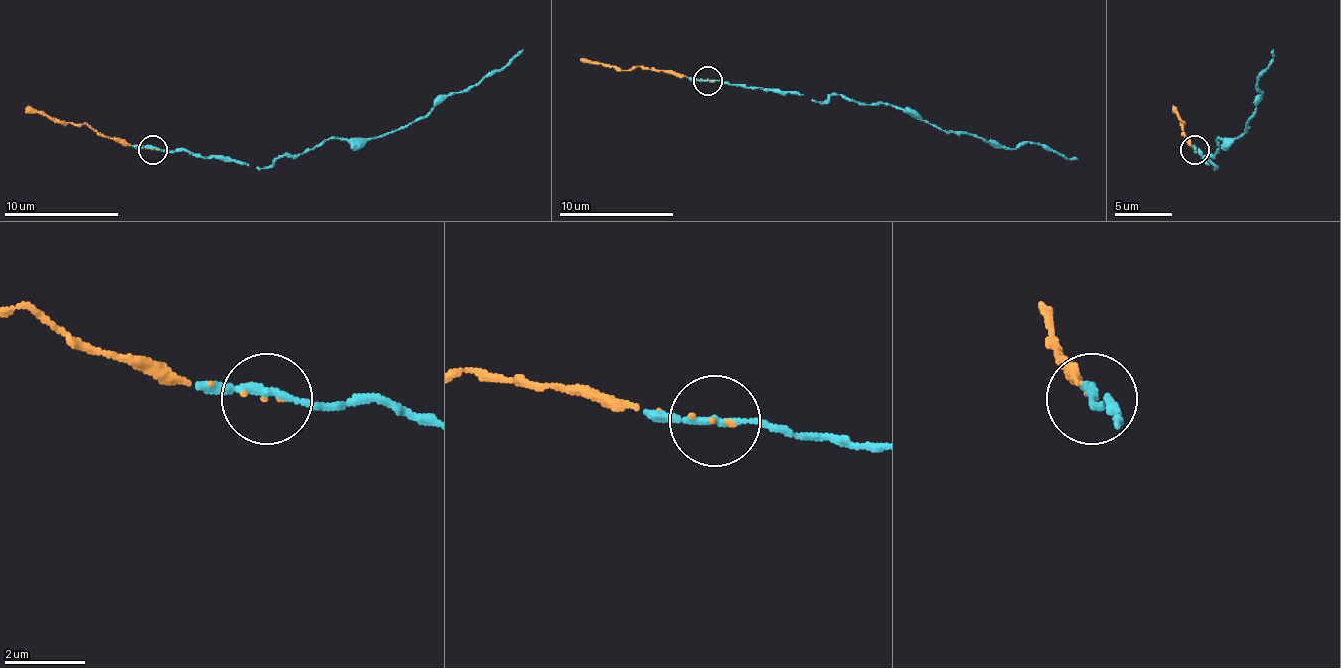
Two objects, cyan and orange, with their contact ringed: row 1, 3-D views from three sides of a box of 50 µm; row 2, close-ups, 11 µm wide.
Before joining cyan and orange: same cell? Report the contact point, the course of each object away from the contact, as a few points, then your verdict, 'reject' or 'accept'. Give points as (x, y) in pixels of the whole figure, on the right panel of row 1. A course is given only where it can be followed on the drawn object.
place (1194, 149); course cyan (1194, 149), (1216, 169), (1208, 157), (1216, 140), (1245, 129), (1273, 49); course orange (1194, 149), (1179, 123), (1185, 123), (1174, 106); accept

